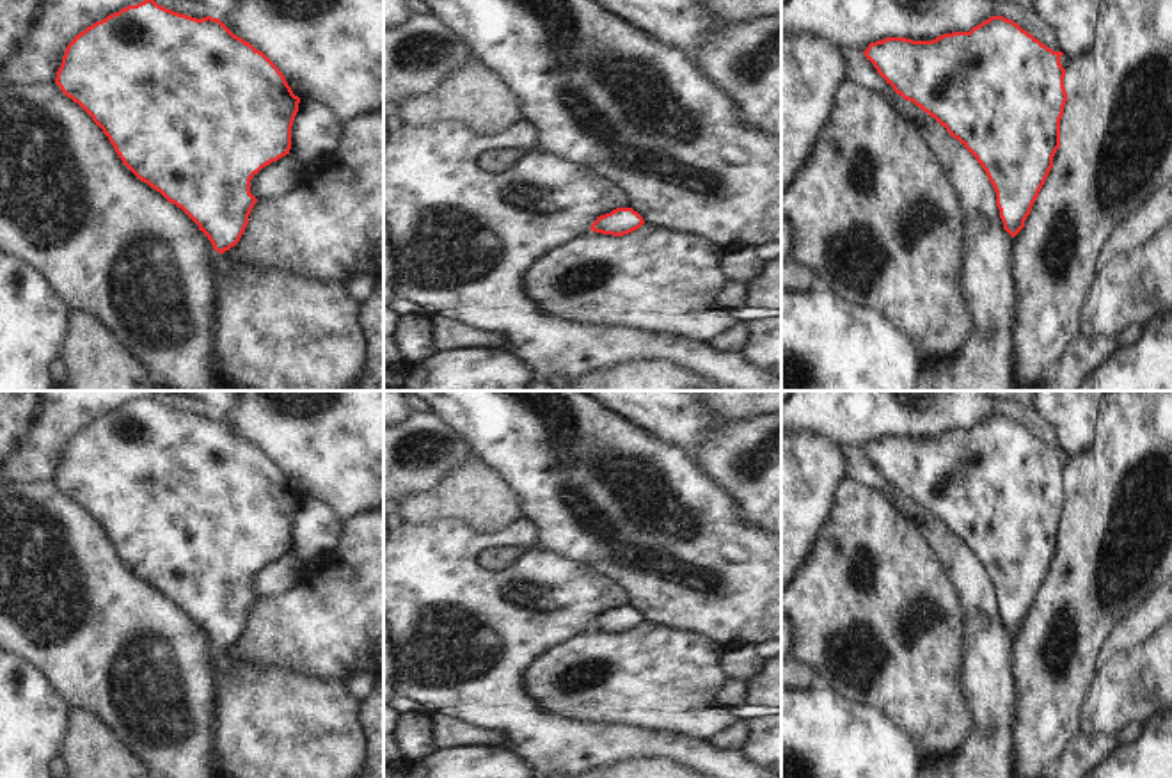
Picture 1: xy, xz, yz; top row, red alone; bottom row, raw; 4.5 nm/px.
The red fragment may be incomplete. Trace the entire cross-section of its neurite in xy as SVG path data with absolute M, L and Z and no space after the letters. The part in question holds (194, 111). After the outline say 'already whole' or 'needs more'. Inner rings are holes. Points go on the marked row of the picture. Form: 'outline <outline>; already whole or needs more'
outline M144 0L87 27L67 44L55 83L103 130L123 163L181 208L220 254L234 247L257 202L250 179L289 155L291 126L300 98L279 67L220 20L192 18Z; already whole

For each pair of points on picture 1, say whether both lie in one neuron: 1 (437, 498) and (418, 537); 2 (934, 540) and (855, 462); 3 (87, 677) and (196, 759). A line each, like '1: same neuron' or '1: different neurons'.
1: different neurons
2: different neurons
3: same neuron

